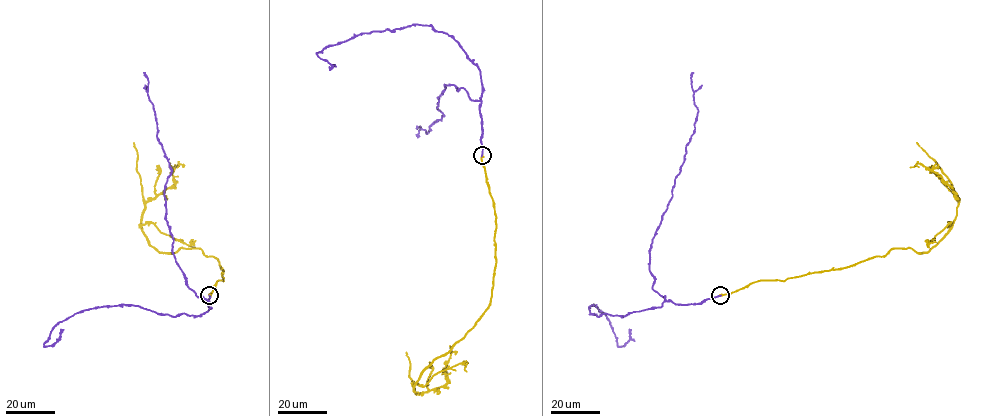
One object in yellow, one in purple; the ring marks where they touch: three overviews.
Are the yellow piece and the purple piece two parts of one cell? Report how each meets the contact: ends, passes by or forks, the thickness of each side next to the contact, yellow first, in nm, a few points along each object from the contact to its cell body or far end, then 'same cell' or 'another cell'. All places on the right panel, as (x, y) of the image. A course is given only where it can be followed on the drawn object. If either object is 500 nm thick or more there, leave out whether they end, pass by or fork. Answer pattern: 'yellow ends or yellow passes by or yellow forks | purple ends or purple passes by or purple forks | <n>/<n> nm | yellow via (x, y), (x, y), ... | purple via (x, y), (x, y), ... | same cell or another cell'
500/280 nm | yellow via (720, 295), (892, 249), (928, 252), (959, 202), (939, 175), (910, 167) | purple via (720, 295), (693, 304), (665, 301), (625, 316), (598, 316), (589, 307), (606, 316), (619, 346), (631, 329) | same cell

